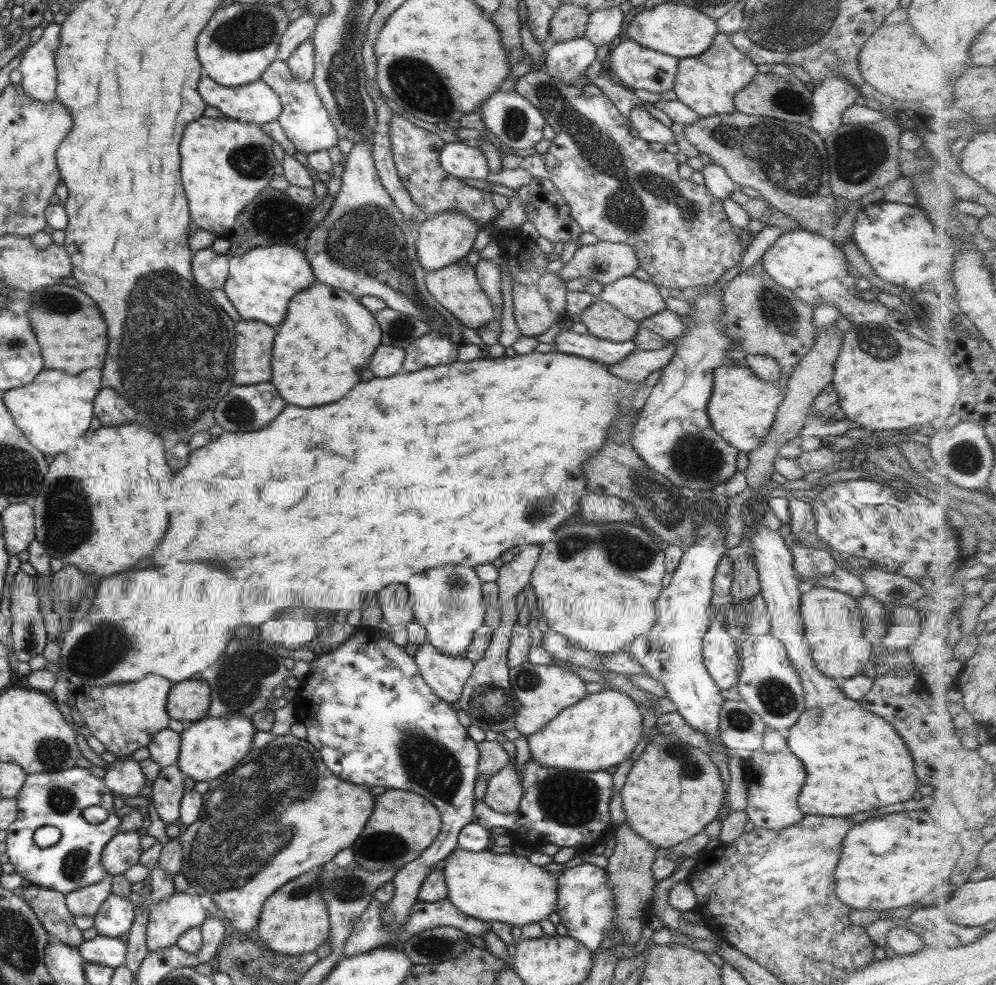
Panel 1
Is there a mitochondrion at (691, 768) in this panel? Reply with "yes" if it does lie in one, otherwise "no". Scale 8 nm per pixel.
yes

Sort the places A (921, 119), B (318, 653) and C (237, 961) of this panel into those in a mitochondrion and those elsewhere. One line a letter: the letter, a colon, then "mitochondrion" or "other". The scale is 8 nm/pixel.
A: other
B: other
C: mitochondrion

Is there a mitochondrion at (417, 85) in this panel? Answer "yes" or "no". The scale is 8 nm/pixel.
yes

